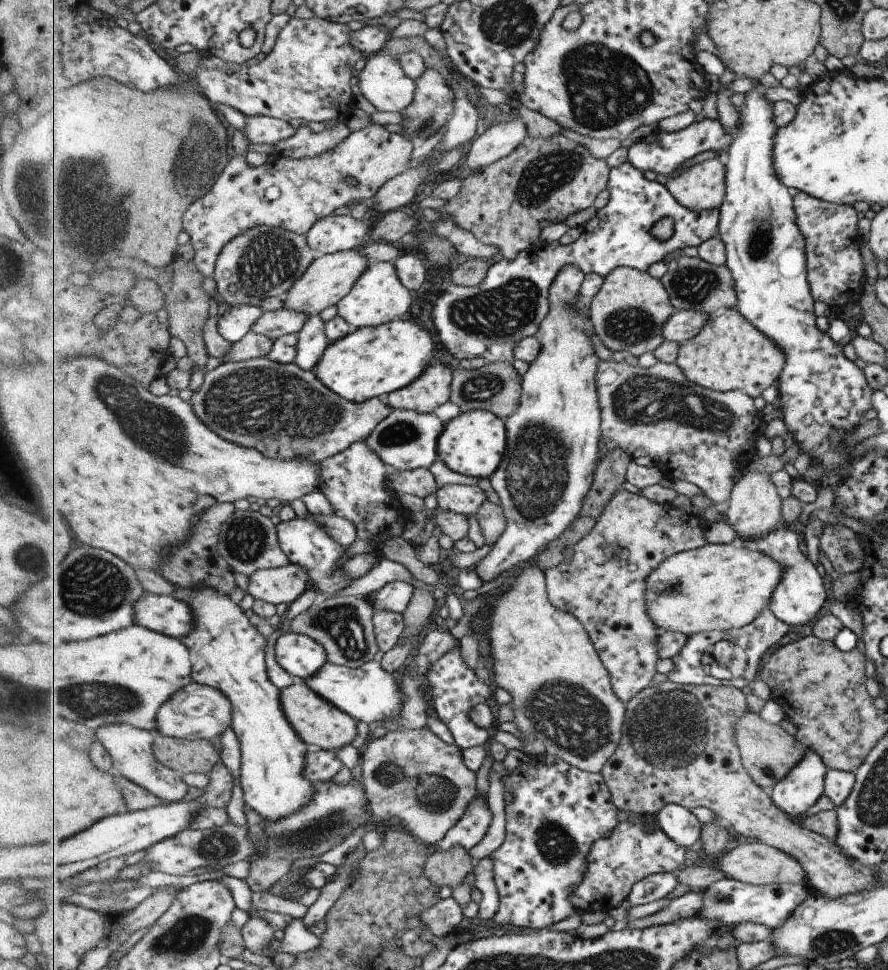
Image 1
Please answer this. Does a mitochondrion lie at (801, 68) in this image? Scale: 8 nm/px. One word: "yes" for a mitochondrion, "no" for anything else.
no

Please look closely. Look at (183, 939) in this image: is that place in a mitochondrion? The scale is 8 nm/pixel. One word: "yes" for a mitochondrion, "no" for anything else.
yes

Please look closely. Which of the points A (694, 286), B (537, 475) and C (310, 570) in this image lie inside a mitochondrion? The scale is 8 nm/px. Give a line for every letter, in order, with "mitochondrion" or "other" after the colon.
A: mitochondrion
B: mitochondrion
C: other

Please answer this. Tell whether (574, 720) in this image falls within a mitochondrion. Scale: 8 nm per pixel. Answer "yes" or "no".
yes

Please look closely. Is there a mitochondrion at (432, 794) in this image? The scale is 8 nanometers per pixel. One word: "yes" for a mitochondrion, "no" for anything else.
yes

